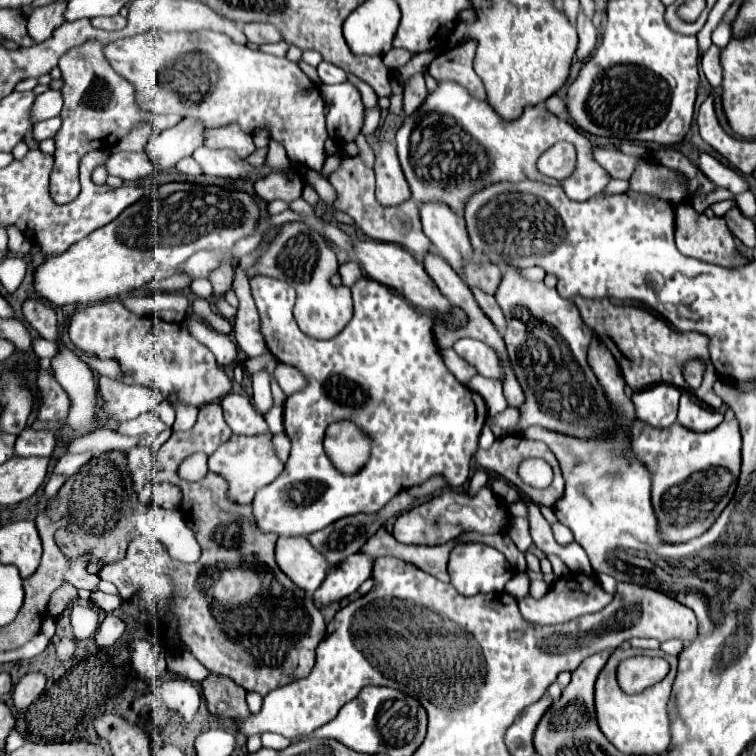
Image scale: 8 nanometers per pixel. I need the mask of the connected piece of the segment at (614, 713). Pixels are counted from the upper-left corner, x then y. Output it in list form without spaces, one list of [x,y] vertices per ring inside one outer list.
[[[616,649],[596,681],[596,715],[600,721],[600,729],[608,737],[608,741],[622,753],[628,753],[628,755],[664,753],[670,747],[668,701],[672,695],[672,685],[674,685],[674,677],[676,677],[676,669],[678,669],[678,657],[666,655],[662,651],[654,651],[652,655],[664,657],[670,663],[670,673],[660,683],[644,689],[644,693],[628,695],[618,685],[616,669],[618,669],[620,661],[634,657],[634,655],[642,655],[642,649]]]

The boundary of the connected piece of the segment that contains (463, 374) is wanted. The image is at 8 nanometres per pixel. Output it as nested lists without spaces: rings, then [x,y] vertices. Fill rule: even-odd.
[[[444,349],[442,351],[442,357],[444,357],[444,363],[446,367],[450,369],[450,373],[462,383],[462,385],[468,385],[468,381],[478,375],[476,369],[472,369],[472,365],[468,365],[454,349]]]

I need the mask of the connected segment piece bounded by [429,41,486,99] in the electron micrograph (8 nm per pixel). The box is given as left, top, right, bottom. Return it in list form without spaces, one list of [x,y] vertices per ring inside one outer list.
[[[466,41],[466,43],[458,45],[458,47],[448,49],[432,61],[429,67],[429,74],[436,81],[452,79],[452,81],[464,85],[478,99],[486,99],[486,89],[484,89],[480,77],[472,69],[474,51],[476,51],[476,43],[474,41]]]

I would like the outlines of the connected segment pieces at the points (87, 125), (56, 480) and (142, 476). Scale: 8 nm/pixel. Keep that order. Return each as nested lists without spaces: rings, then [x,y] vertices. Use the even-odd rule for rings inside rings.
[[[92,39],[86,41],[60,59],[60,69],[64,71],[64,107],[60,113],[62,127],[58,131],[58,159],[54,163],[52,181],[50,181],[50,195],[56,203],[70,203],[80,193],[80,179],[78,179],[78,167],[80,159],[92,151],[92,149],[112,149],[116,141],[120,141],[134,123],[138,121],[150,121],[156,131],[162,131],[170,125],[174,125],[180,117],[176,115],[154,115],[154,113],[140,113],[132,115],[132,87],[130,83],[116,83],[118,73],[112,69],[110,61],[104,55],[104,43]]]
[[[52,475],[50,477],[47,484],[44,486],[44,495],[48,497],[48,499],[54,498],[60,487],[66,482],[67,478],[62,475]]]
[[[136,445],[132,447],[128,453],[128,467],[132,471],[132,481],[134,481],[134,489],[140,491],[144,485],[146,485],[146,479],[148,475],[152,473],[152,467],[154,467],[154,453],[150,447],[144,447],[144,445]]]

